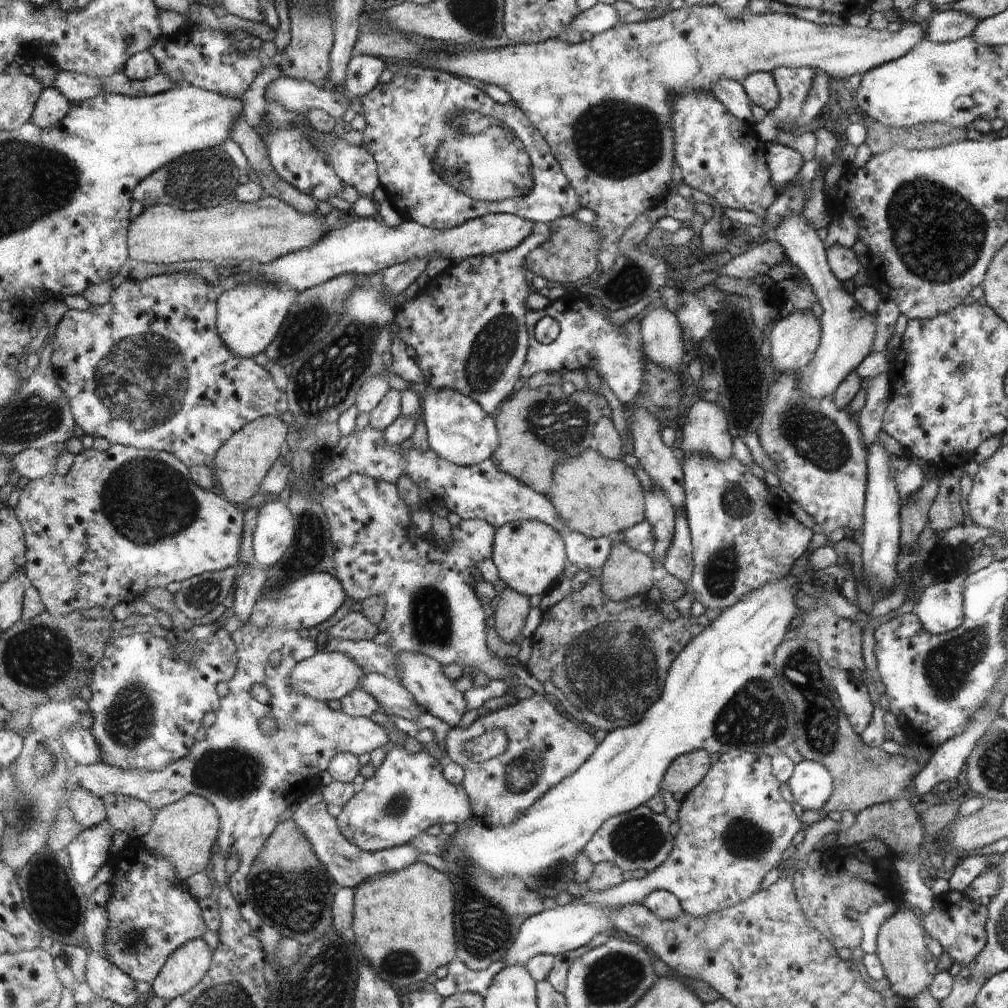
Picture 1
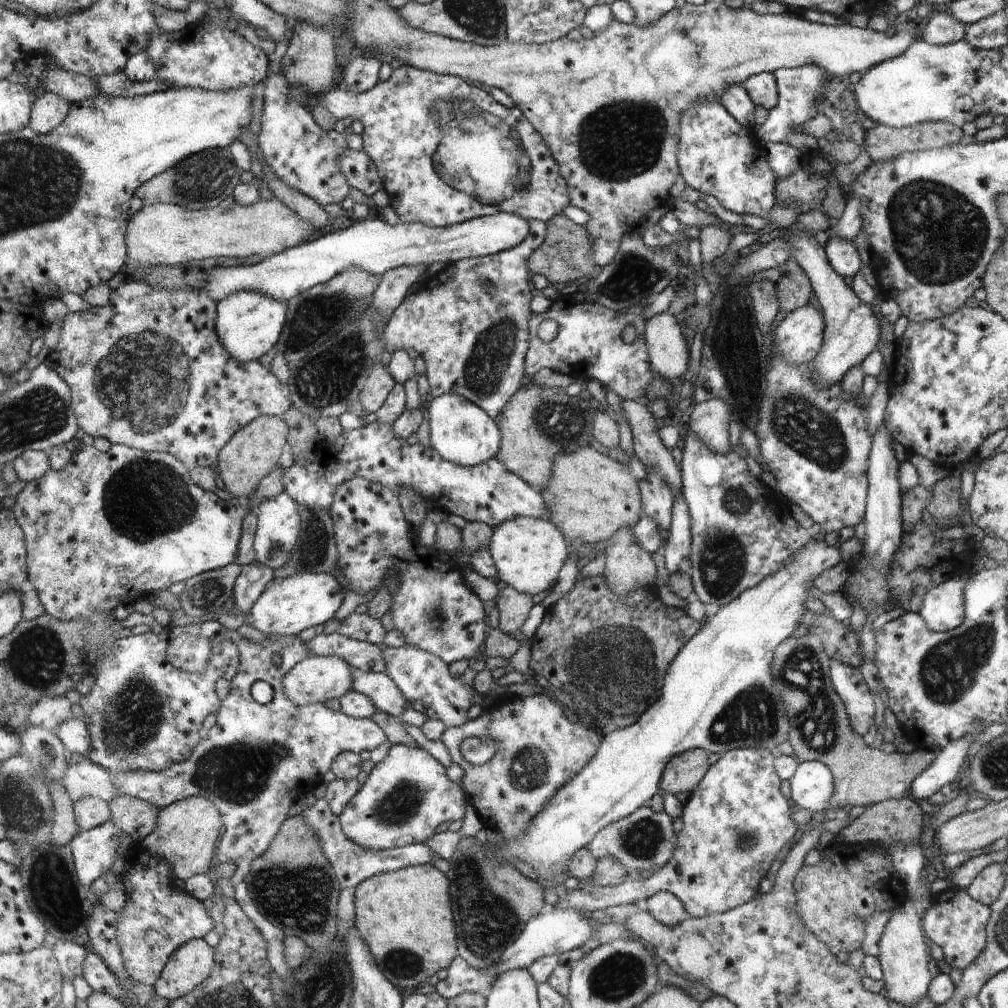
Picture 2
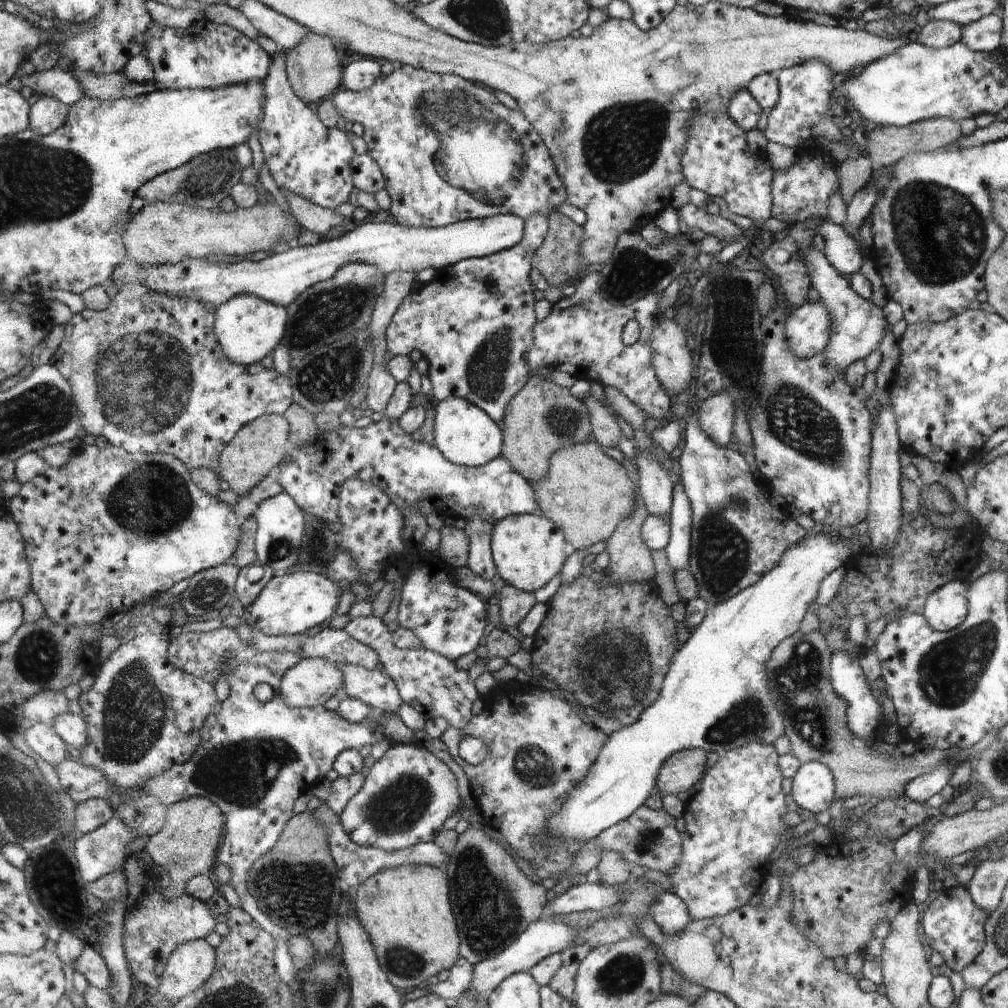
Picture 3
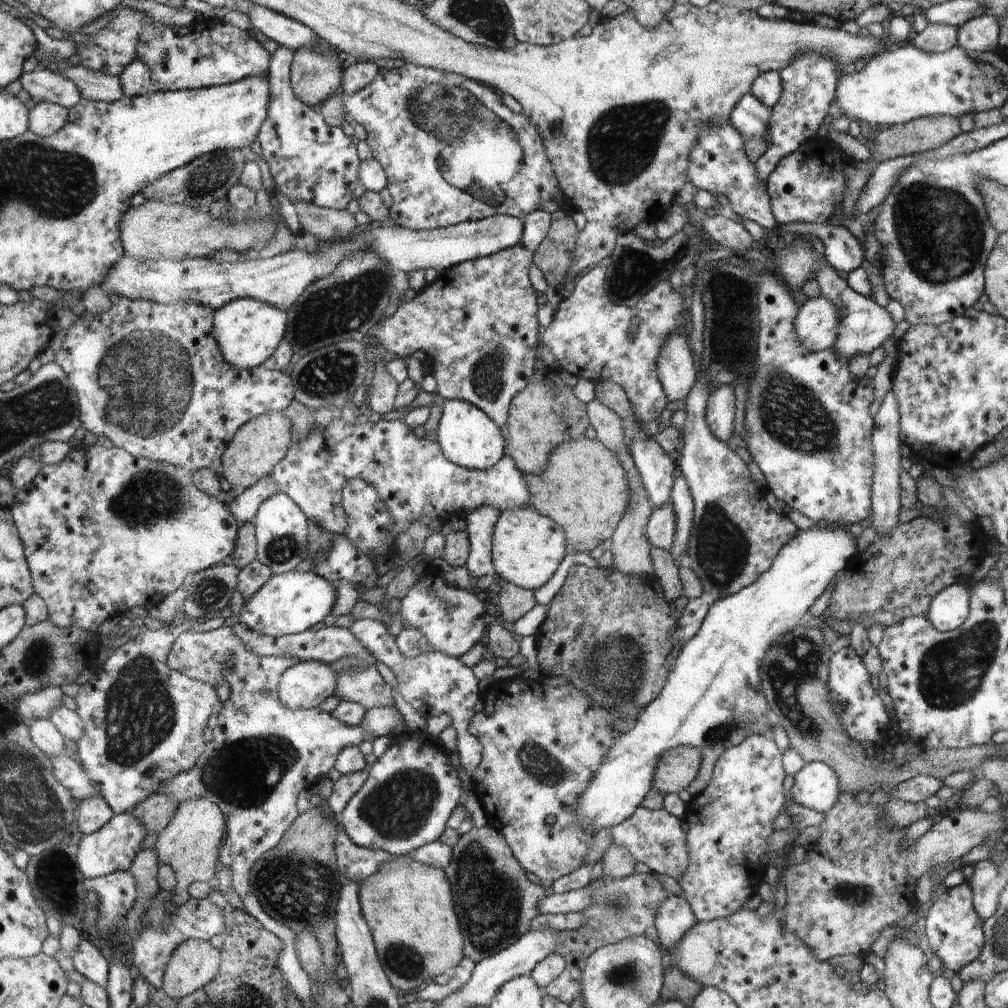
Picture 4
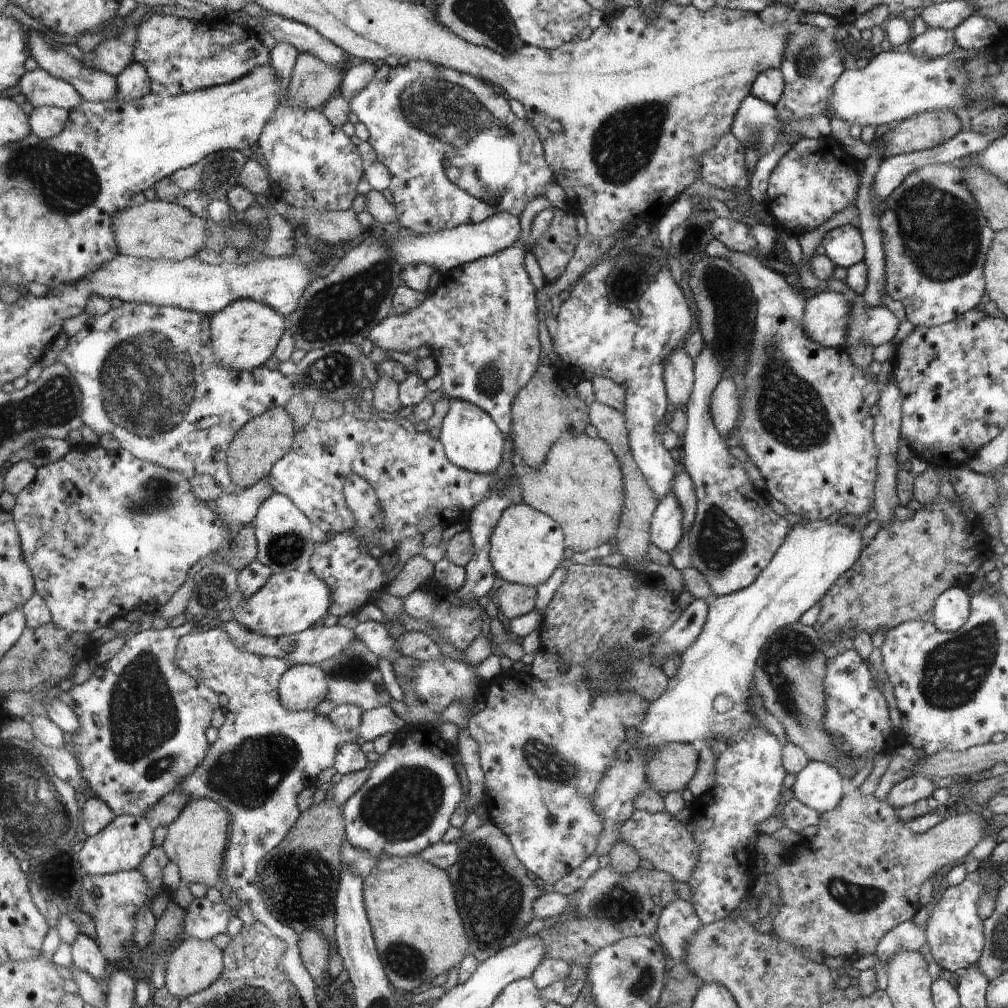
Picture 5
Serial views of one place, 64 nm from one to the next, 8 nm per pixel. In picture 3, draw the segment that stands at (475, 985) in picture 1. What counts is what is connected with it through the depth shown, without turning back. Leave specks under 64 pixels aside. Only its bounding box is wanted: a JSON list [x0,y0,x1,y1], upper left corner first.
[427,957,473,1003]

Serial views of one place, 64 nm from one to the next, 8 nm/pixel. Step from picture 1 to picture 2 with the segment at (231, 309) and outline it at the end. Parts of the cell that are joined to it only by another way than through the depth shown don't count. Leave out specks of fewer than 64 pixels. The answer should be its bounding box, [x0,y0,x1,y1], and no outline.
[218,291,287,361]

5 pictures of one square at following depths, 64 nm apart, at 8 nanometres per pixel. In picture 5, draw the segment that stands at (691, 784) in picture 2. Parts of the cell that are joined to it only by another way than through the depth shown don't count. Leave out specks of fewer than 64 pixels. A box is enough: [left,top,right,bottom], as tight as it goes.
[646,743,698,792]

